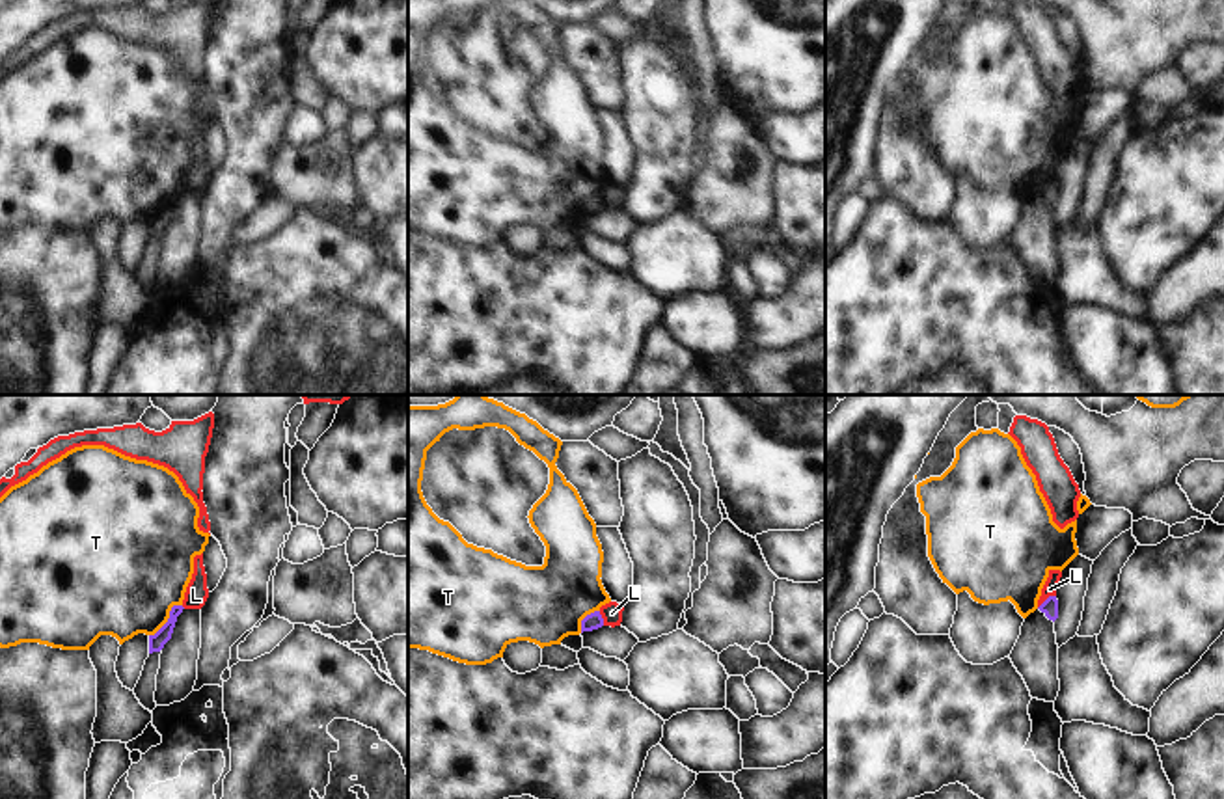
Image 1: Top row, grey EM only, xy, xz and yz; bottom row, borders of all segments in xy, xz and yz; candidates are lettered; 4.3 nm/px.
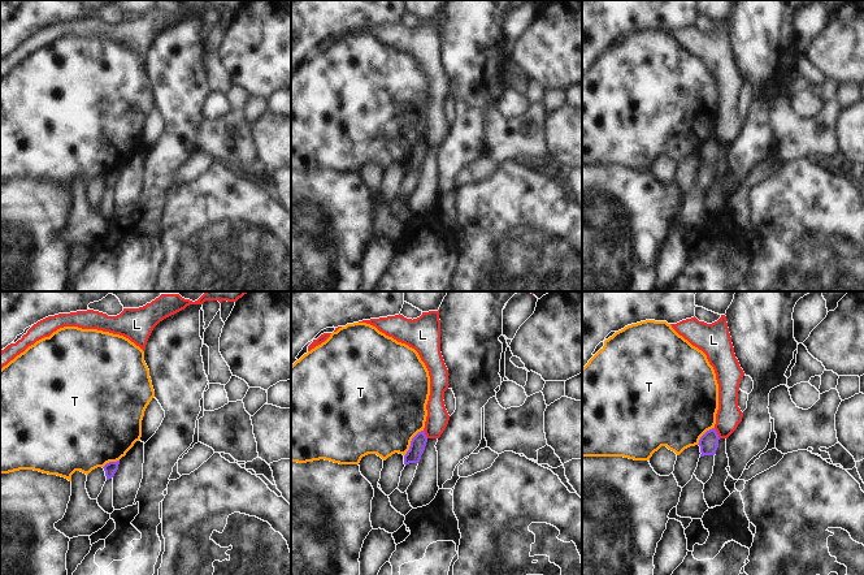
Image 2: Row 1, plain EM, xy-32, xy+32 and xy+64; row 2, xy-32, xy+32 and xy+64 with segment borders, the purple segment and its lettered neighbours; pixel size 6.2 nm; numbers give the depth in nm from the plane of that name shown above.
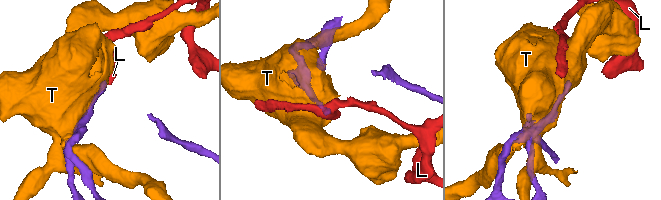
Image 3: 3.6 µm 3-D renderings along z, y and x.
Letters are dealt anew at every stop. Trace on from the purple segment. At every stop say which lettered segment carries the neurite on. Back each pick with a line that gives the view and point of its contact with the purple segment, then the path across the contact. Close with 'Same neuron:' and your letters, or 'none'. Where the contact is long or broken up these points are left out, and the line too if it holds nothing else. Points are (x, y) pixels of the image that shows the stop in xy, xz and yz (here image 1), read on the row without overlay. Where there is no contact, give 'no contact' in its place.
Same neuron: none

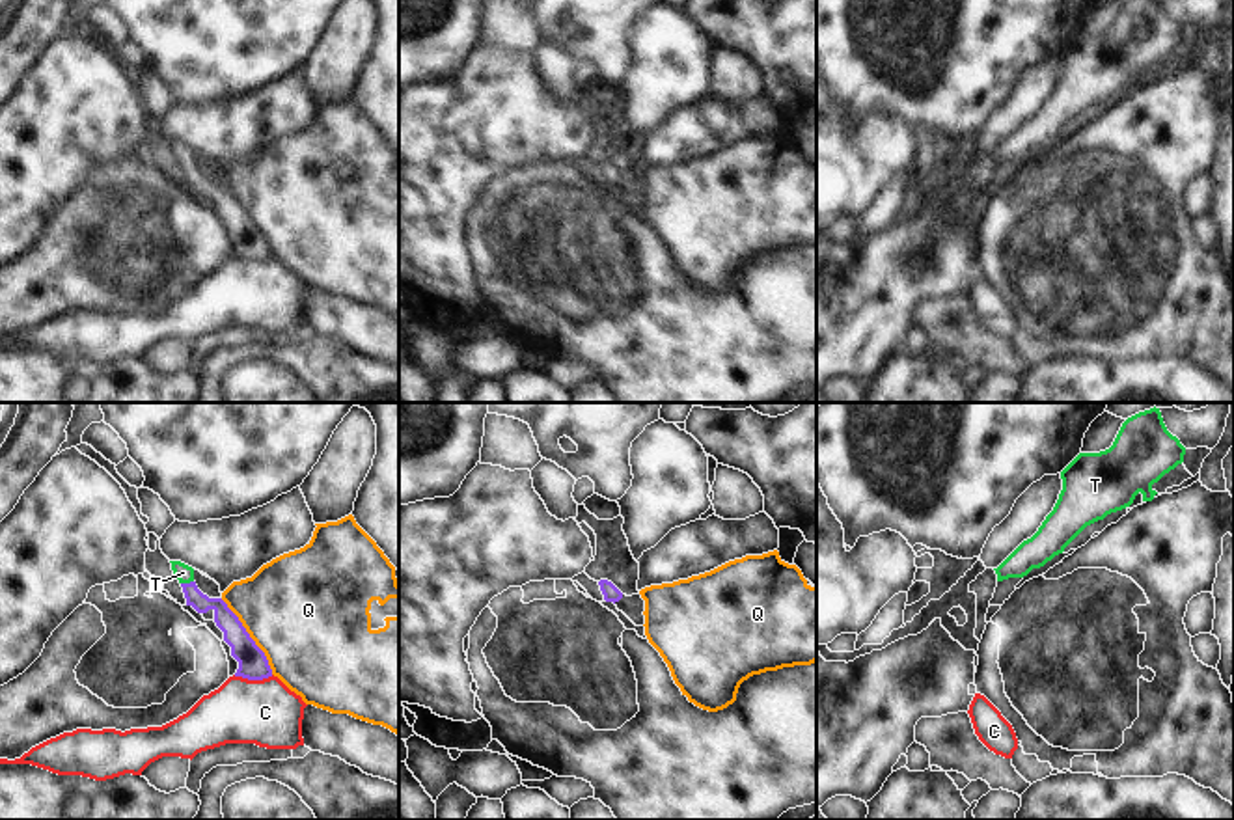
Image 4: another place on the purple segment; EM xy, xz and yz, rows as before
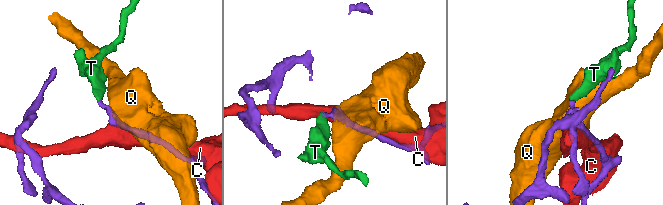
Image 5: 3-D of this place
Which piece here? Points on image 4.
T: contact xy (187, 166); way xy (224, 200), (187, 166), (183, 155)
Same neuron: T

